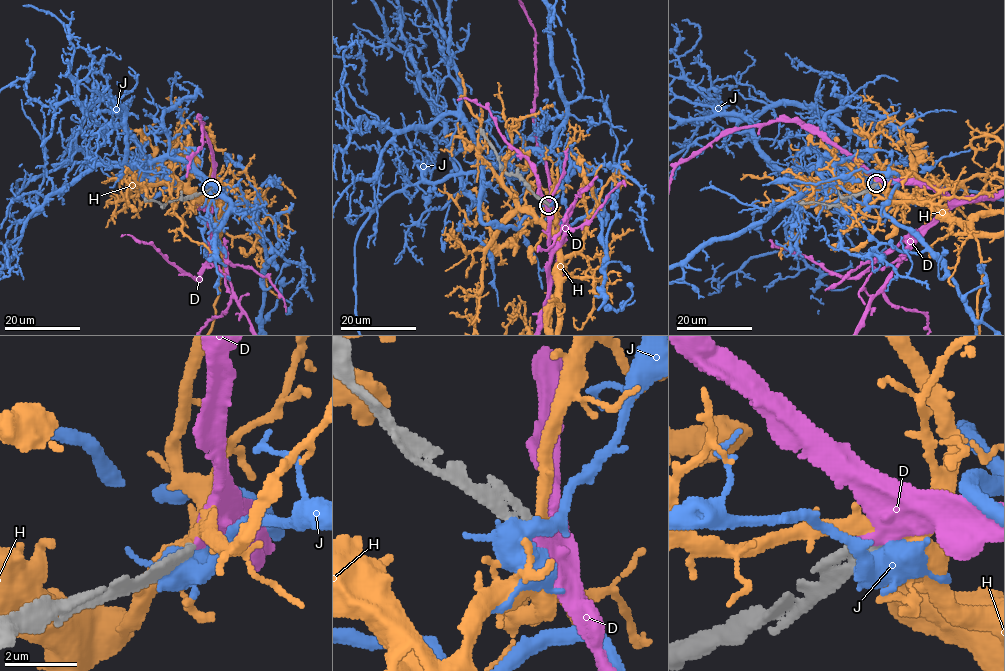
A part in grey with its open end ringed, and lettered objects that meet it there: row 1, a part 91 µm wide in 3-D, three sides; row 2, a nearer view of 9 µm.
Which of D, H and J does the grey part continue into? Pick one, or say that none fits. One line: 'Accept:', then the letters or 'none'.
Accept: D

